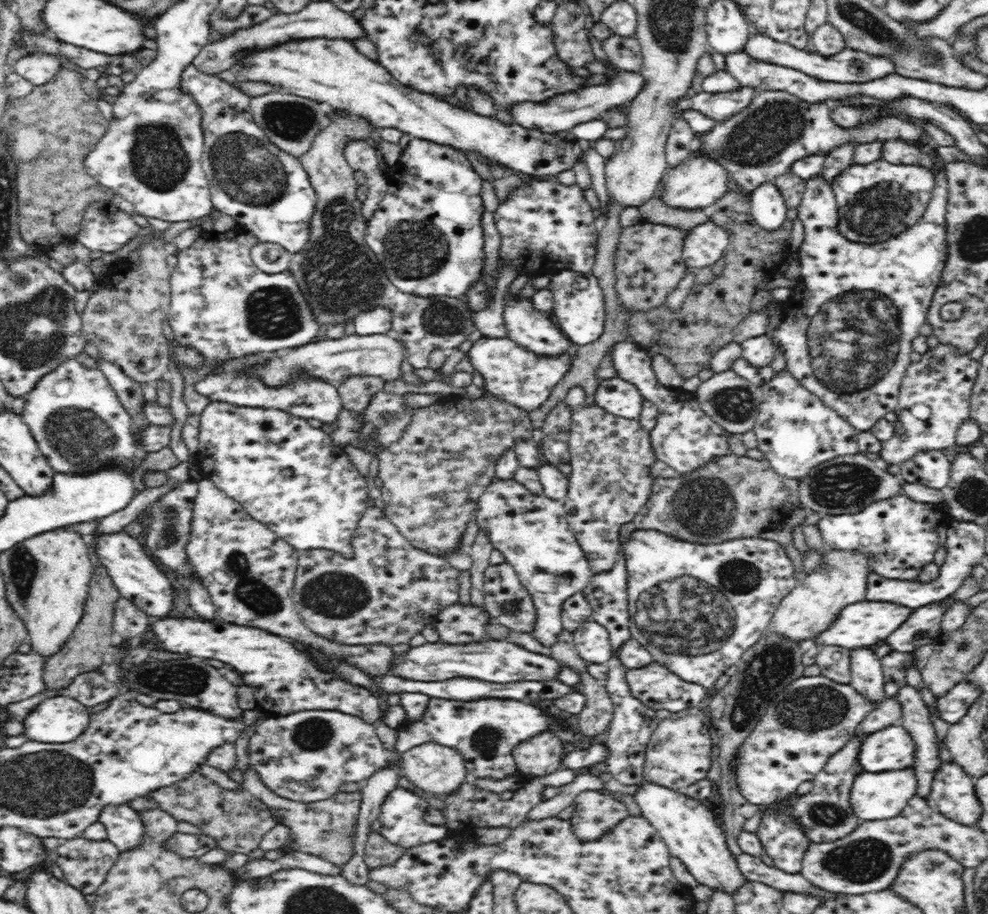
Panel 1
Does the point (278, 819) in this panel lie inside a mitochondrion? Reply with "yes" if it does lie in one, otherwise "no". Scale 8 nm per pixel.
no

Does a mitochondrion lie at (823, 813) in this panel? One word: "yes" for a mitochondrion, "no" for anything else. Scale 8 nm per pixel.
yes

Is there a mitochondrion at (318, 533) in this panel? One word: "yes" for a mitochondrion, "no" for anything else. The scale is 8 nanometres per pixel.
no

